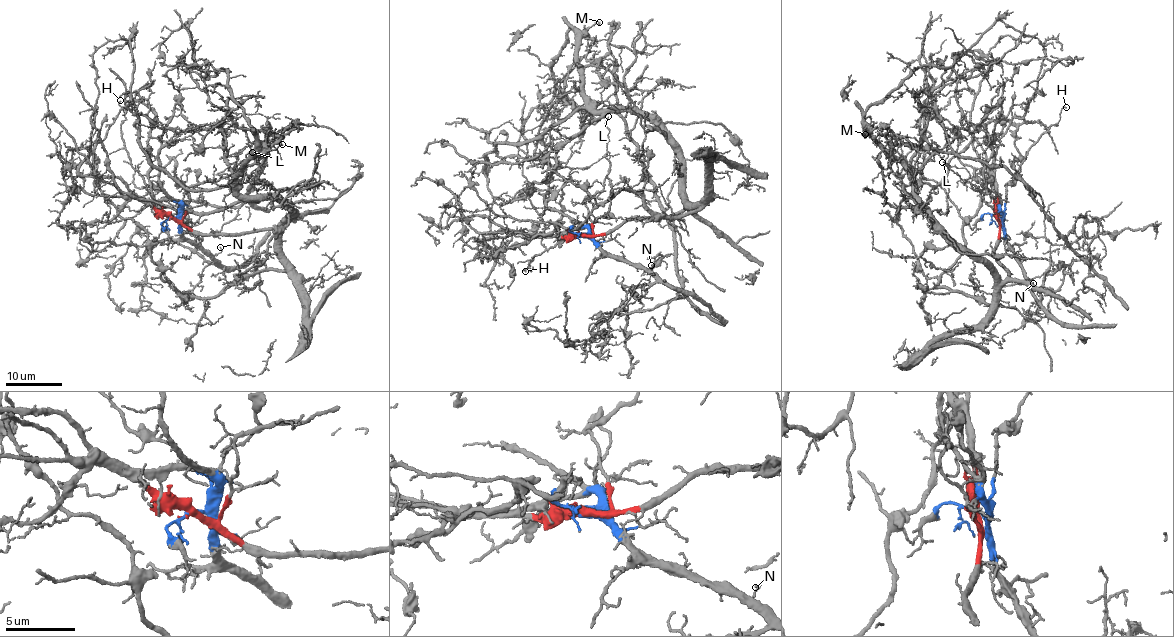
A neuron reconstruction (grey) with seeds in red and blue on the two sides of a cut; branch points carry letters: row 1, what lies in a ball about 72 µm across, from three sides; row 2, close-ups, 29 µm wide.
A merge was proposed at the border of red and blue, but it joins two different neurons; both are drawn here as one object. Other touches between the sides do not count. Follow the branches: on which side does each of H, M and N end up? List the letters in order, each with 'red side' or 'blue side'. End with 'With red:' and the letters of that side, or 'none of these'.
H: blue side
M: red side
N: blue side
With red: M

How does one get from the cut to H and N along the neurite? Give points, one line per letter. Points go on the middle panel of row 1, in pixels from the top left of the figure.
H: (583, 237), (588, 237), (586, 233), (565, 235), (534, 257), (527, 266), (532, 269), (528, 267), (525, 271)
N: (583, 237), (589, 237), (607, 252), (642, 264), (647, 269), (650, 270), (651, 265)

